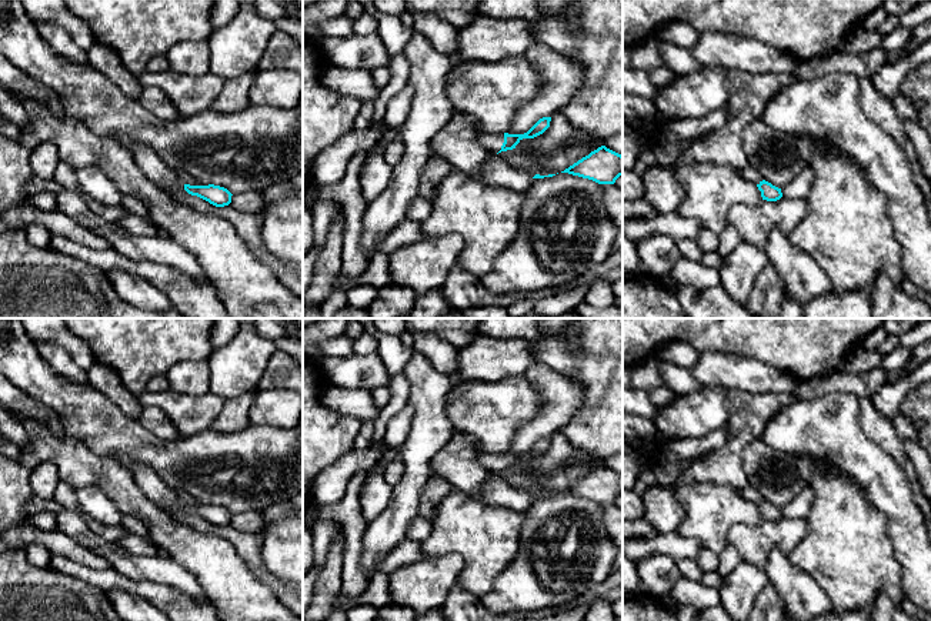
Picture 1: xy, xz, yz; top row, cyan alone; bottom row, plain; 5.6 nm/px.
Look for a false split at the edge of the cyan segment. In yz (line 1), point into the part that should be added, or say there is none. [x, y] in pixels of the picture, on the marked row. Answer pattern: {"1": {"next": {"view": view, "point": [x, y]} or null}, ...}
{"1": {"next": null}}

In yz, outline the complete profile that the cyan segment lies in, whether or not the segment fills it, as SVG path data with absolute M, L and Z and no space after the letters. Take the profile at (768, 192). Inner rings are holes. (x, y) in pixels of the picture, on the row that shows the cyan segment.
M765 180L760 181L757 187L761 191L763 200L777 201L782 197L781 188L773 186L771 183Z

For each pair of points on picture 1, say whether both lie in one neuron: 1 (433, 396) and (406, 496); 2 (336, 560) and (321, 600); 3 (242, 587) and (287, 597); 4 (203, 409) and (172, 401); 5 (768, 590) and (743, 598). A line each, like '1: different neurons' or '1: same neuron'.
1: same neuron
2: same neuron
3: different neurons
4: same neuron
5: different neurons

